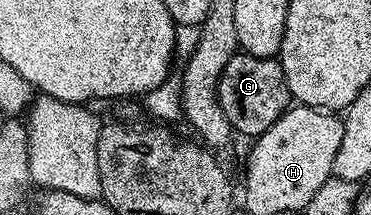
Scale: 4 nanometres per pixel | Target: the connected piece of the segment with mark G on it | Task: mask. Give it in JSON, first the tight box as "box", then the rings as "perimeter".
{"box":[216,53,293,137],"perimeter":[[[237,53],[233,59],[226,61],[226,69],[222,69],[220,80],[216,82],[216,97],[233,132],[237,136],[249,137],[266,133],[266,129],[270,129],[270,125],[274,125],[278,117],[288,112],[293,102],[290,89],[286,85],[286,73],[282,73],[279,58],[263,59],[243,53]]]}

